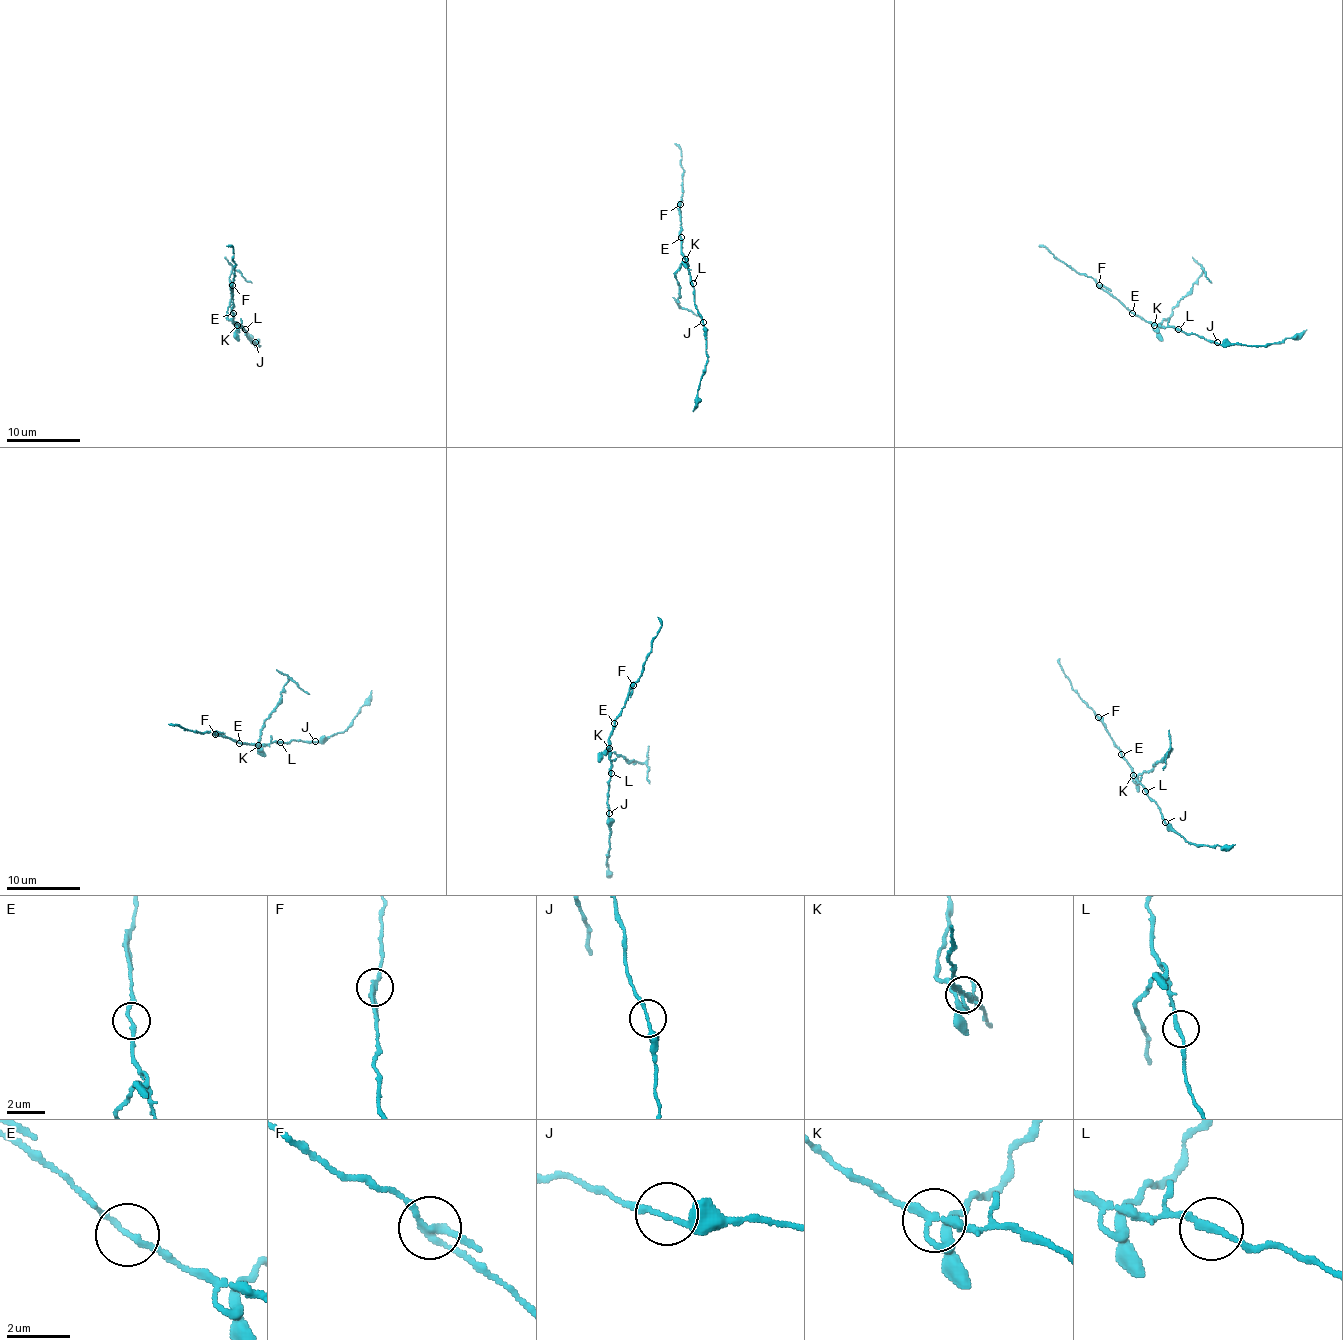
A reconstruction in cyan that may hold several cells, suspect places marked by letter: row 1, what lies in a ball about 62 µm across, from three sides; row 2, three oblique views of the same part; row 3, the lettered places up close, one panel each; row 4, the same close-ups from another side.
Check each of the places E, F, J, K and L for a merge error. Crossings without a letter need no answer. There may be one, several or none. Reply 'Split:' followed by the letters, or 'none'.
Split: F, K

